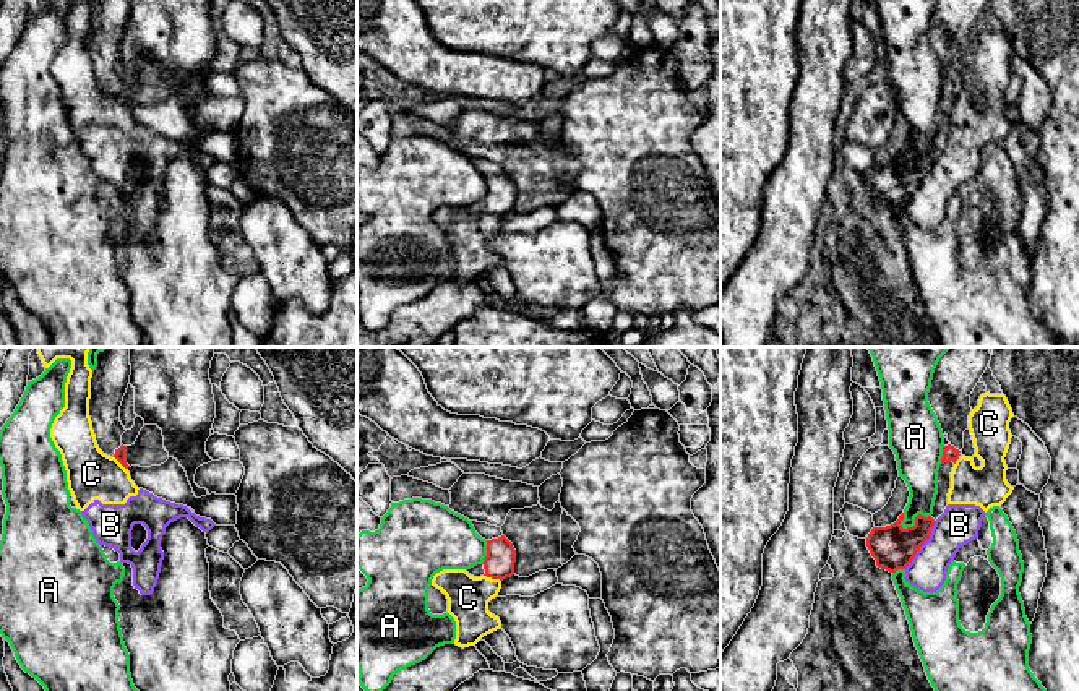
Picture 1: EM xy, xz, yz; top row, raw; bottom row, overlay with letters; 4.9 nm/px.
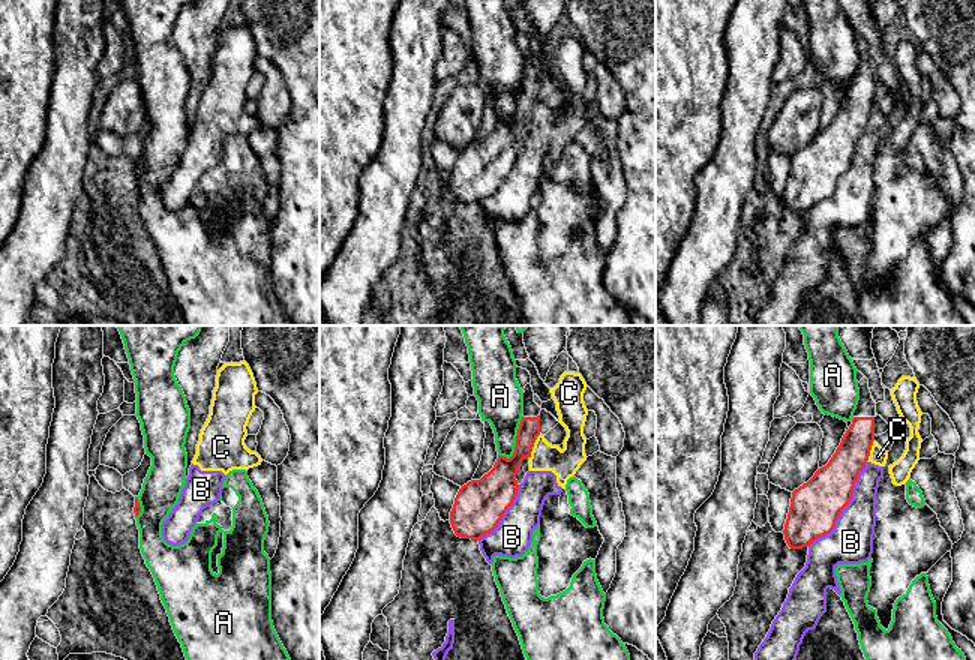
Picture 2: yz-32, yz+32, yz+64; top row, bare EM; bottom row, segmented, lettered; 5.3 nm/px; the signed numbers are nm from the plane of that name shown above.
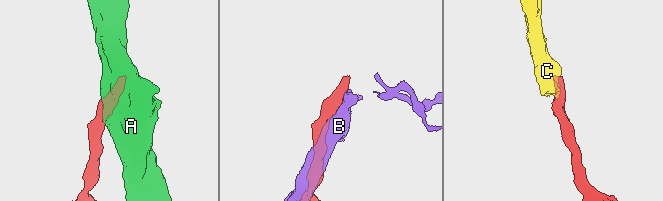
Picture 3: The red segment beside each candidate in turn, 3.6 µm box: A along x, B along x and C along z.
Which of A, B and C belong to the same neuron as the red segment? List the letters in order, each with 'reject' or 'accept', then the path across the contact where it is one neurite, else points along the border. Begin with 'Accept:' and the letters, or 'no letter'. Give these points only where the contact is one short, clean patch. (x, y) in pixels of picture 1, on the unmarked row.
Accept: no letter
A: reject
B: reject
C: reject | along xz (484, 211), (500, 218)

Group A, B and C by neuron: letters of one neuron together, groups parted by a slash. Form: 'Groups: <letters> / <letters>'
Groups: A / B C

